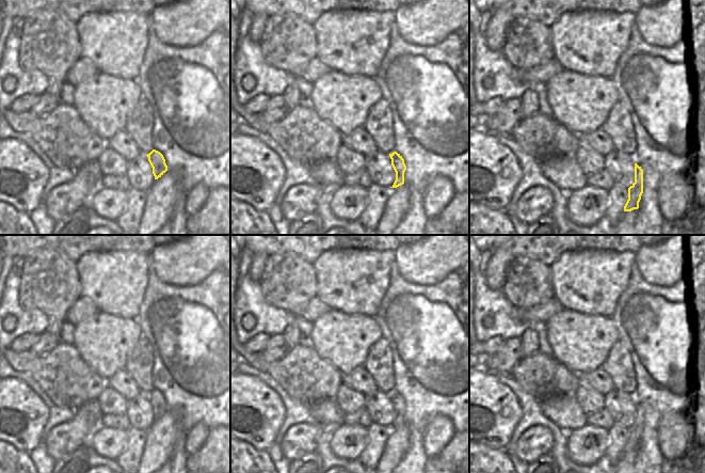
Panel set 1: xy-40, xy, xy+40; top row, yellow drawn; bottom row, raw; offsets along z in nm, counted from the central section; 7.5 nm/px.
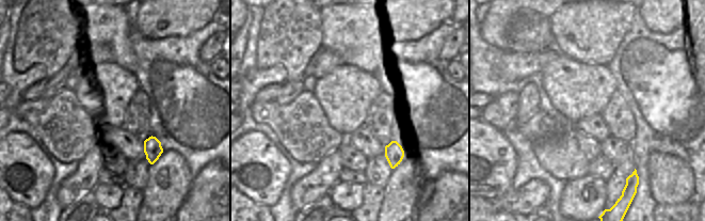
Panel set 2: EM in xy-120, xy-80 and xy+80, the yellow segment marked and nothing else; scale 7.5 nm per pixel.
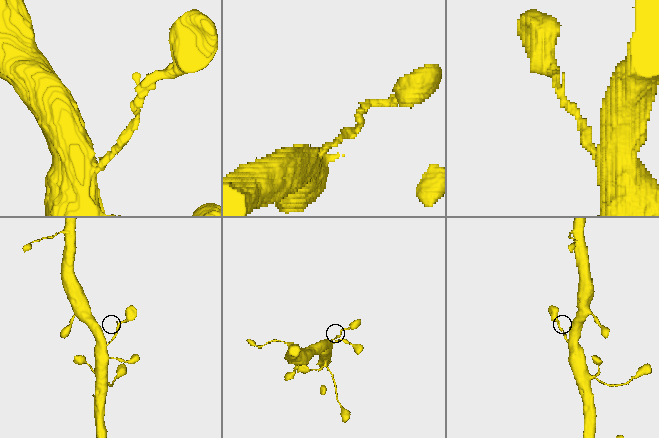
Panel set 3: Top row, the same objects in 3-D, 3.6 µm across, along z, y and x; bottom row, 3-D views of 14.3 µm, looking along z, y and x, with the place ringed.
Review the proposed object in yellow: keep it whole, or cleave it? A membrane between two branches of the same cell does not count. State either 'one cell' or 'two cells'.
one cell

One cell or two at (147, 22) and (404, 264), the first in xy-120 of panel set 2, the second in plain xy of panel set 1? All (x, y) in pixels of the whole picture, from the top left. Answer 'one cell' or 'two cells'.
one cell

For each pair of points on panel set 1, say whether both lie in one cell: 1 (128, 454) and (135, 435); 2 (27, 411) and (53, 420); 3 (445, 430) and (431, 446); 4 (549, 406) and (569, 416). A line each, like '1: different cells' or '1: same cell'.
1: same cell
2: different cells
3: same cell
4: same cell

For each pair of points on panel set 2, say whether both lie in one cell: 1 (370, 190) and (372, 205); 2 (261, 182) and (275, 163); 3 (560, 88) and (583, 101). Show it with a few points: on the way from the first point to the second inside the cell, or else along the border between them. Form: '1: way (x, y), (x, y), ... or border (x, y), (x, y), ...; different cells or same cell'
1: way (371, 193), (372, 202); same cell
2: way (261, 177), (271, 168); same cell
3: way (565, 88), (570, 88), (578, 96); same cell

